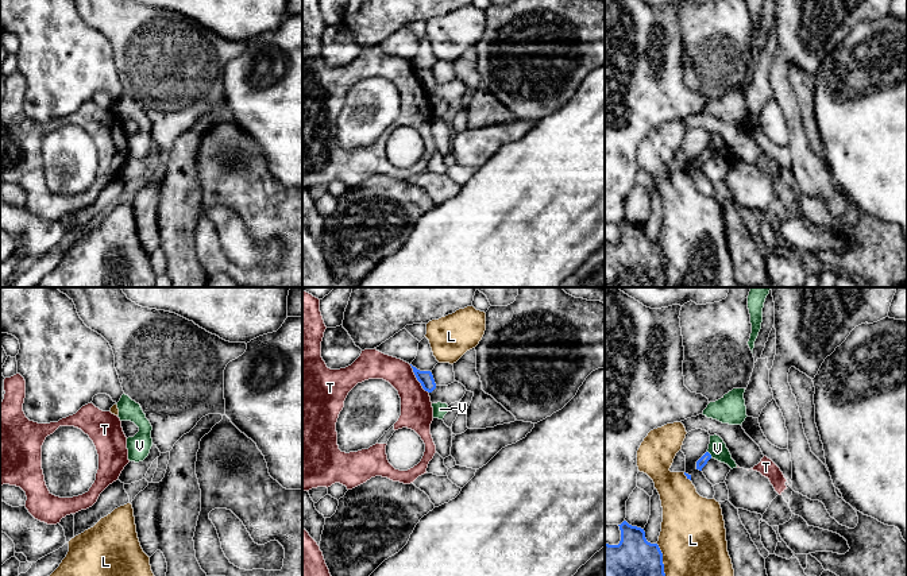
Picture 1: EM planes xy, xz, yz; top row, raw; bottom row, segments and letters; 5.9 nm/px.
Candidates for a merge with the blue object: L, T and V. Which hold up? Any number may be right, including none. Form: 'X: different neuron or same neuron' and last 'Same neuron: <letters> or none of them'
L: different neuron
T: different neuron
V: different neuron
Same neuron: none of them

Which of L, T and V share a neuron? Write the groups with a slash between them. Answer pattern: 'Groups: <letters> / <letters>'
Groups: L / T / V

